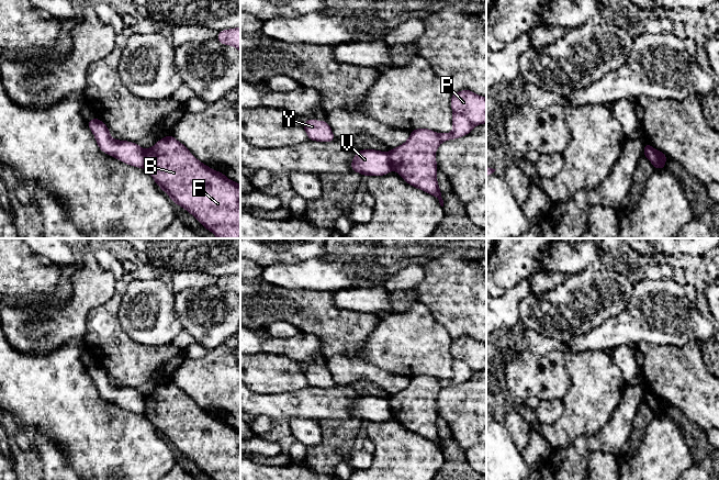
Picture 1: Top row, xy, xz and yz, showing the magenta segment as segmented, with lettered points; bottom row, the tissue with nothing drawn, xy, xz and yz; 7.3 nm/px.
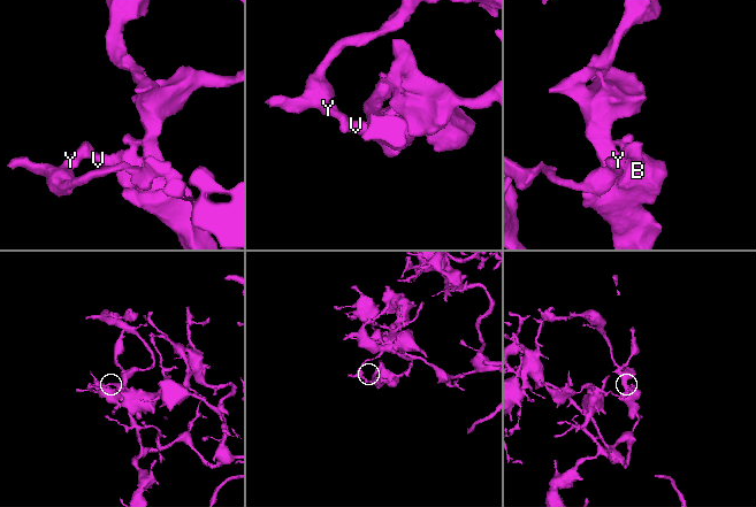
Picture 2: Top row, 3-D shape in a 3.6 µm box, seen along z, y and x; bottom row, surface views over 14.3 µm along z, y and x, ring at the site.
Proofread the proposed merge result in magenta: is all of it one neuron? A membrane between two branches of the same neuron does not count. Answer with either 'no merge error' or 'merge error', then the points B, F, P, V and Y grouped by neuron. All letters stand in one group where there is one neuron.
merge error | B F P / V Y

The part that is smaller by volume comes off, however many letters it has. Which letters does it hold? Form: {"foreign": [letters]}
{"foreign": ["B", "F", "P"]}

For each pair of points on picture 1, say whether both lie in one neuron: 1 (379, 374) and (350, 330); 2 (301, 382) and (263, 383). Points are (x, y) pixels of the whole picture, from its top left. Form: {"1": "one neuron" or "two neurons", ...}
{"1": "one neuron", "2": "one neuron"}

